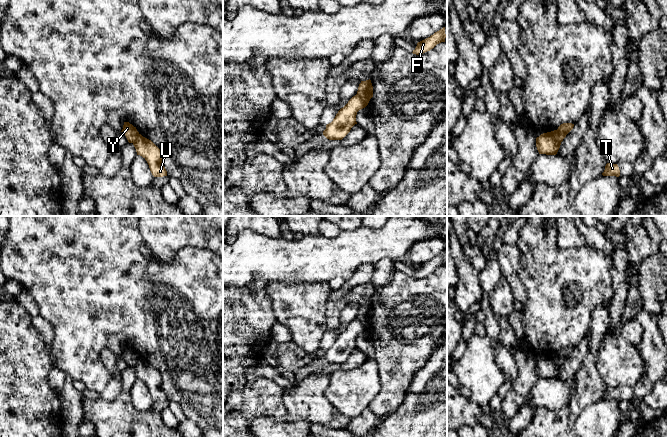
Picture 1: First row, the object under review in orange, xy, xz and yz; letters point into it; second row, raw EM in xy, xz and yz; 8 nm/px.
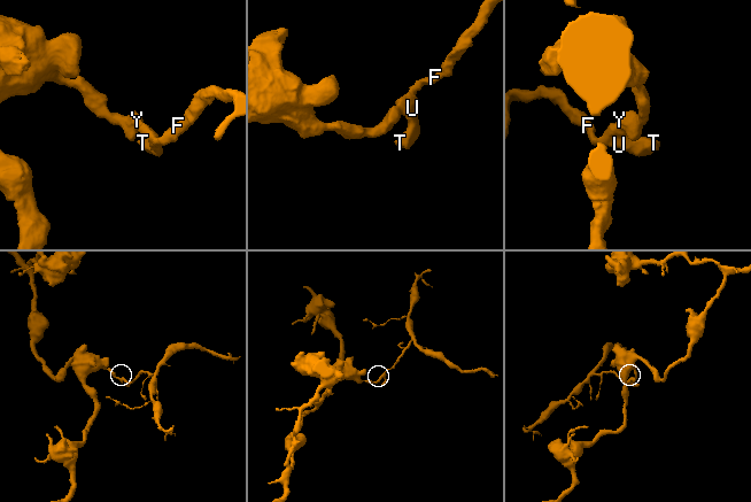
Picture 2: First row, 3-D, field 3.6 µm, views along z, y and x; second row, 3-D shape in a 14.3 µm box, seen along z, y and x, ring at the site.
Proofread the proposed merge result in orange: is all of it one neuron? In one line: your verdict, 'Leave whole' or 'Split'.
Split

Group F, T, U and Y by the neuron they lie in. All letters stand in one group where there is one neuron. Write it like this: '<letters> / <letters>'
F T U / Y

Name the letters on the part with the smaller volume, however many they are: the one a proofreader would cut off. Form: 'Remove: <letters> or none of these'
Remove: F, T, U

